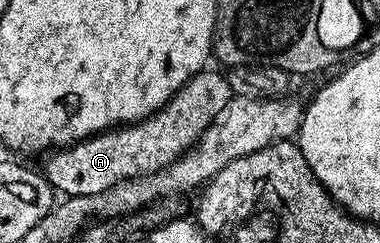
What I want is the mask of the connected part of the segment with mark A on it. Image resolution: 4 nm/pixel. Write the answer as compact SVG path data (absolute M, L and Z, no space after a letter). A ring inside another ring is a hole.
M212 67L194 74L181 89L177 89L176 94L152 116L146 120L133 123L131 125L121 125L110 129L106 133L96 133L84 141L78 141L75 145L69 145L63 149L58 149L47 154L48 162L42 166L42 172L48 178L48 182L57 194L69 197L93 197L99 193L105 193L108 189L113 189L118 183L130 181L134 177L145 177L151 173L157 173L159 169L164 169L170 163L174 163L181 155L188 152L201 135L210 127L212 120L226 107L226 103L232 100L234 94L227 76L222 72L215 73Z

